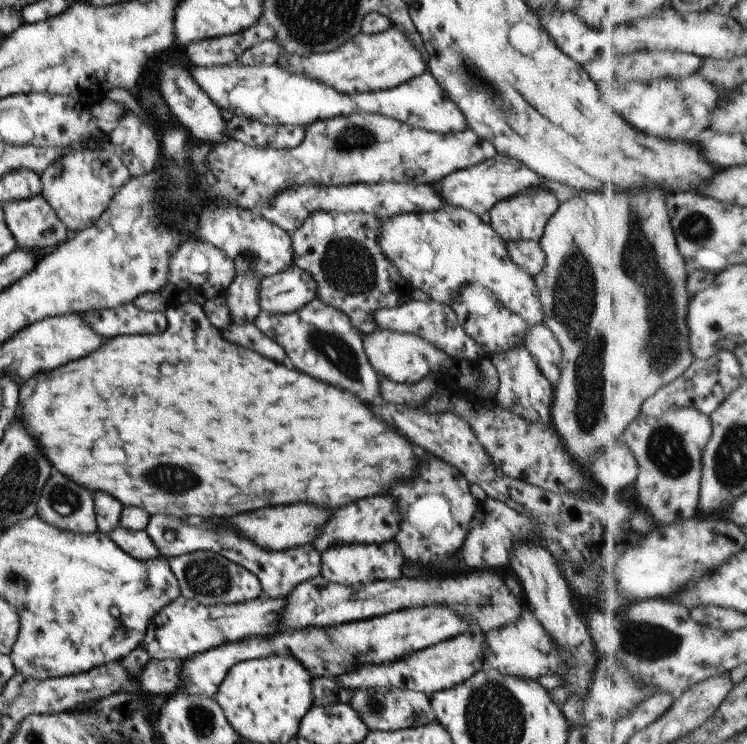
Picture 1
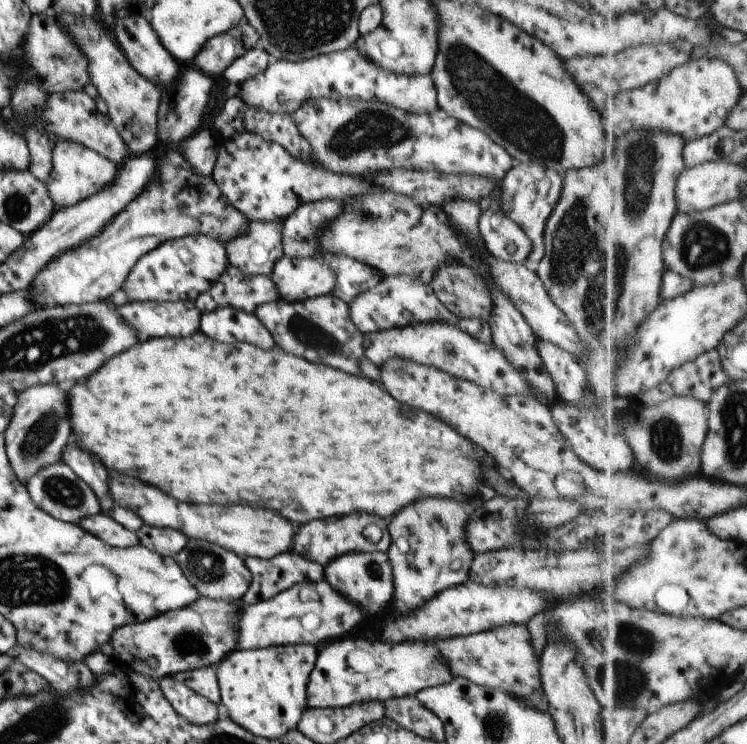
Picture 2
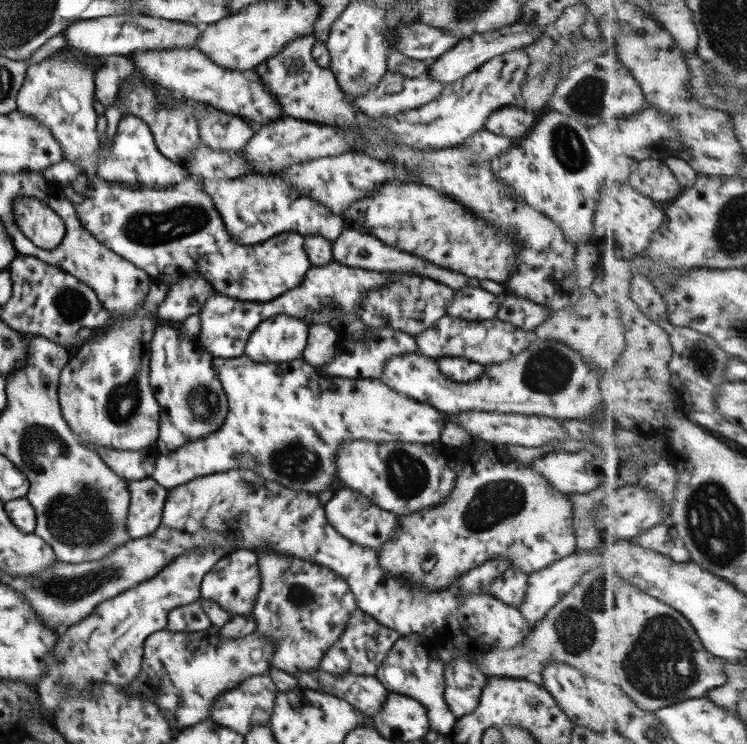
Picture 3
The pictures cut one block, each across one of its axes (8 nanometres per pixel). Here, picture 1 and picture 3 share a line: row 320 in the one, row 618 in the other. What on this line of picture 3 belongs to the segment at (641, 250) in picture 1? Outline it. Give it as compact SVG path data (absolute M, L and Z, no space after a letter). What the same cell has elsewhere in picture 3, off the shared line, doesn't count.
M597 566L587 572L566 597L550 609L542 621L531 628L527 639L518 647L510 650L495 649L480 658L473 654L473 662L476 662L487 677L505 676L522 679L538 677L546 664L552 662L568 664L581 671L590 683L593 682L599 694L608 699L614 695L627 695L640 708L650 711L671 707L690 698L704 698L712 688L718 688L729 681L727 660L715 656L706 649L697 628L681 610L628 582L616 572L616 569L614 572L607 572L607 566Z

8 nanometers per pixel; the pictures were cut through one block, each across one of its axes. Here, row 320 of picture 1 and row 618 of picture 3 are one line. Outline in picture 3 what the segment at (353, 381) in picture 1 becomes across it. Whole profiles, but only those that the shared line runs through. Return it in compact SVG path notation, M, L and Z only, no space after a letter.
M257 550L256 554L262 585L253 610L257 627L255 634L274 645L267 674L276 668L294 677L297 672L320 668L326 651L344 633L357 609L356 598L346 579L325 566L297 556L267 550Z

